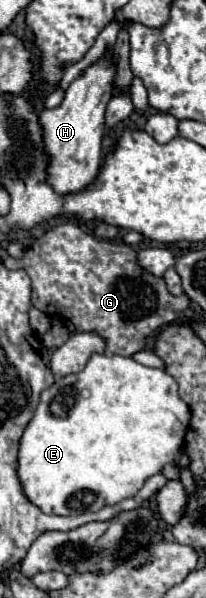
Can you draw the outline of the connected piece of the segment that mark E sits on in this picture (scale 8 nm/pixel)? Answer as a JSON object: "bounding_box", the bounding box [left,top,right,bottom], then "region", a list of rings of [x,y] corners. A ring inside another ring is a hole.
{"bounding_box":[18,355,190,517],"region":[[[92,355],[90,361],[86,363],[86,367],[80,373],[72,373],[68,377],[62,377],[50,389],[42,391],[40,405],[38,405],[34,417],[30,419],[26,431],[24,431],[22,439],[20,439],[20,445],[18,445],[18,479],[22,483],[22,491],[30,499],[30,503],[34,503],[36,507],[40,507],[44,513],[62,515],[62,517],[80,515],[80,513],[94,513],[94,511],[100,511],[102,507],[112,507],[116,503],[122,503],[124,499],[134,497],[142,489],[144,481],[148,477],[160,473],[166,463],[174,463],[176,453],[182,447],[184,431],[188,427],[188,421],[190,421],[188,405],[180,399],[180,395],[178,395],[178,383],[174,381],[172,375],[168,375],[162,369],[140,365],[132,357],[122,357],[122,355]]]}

